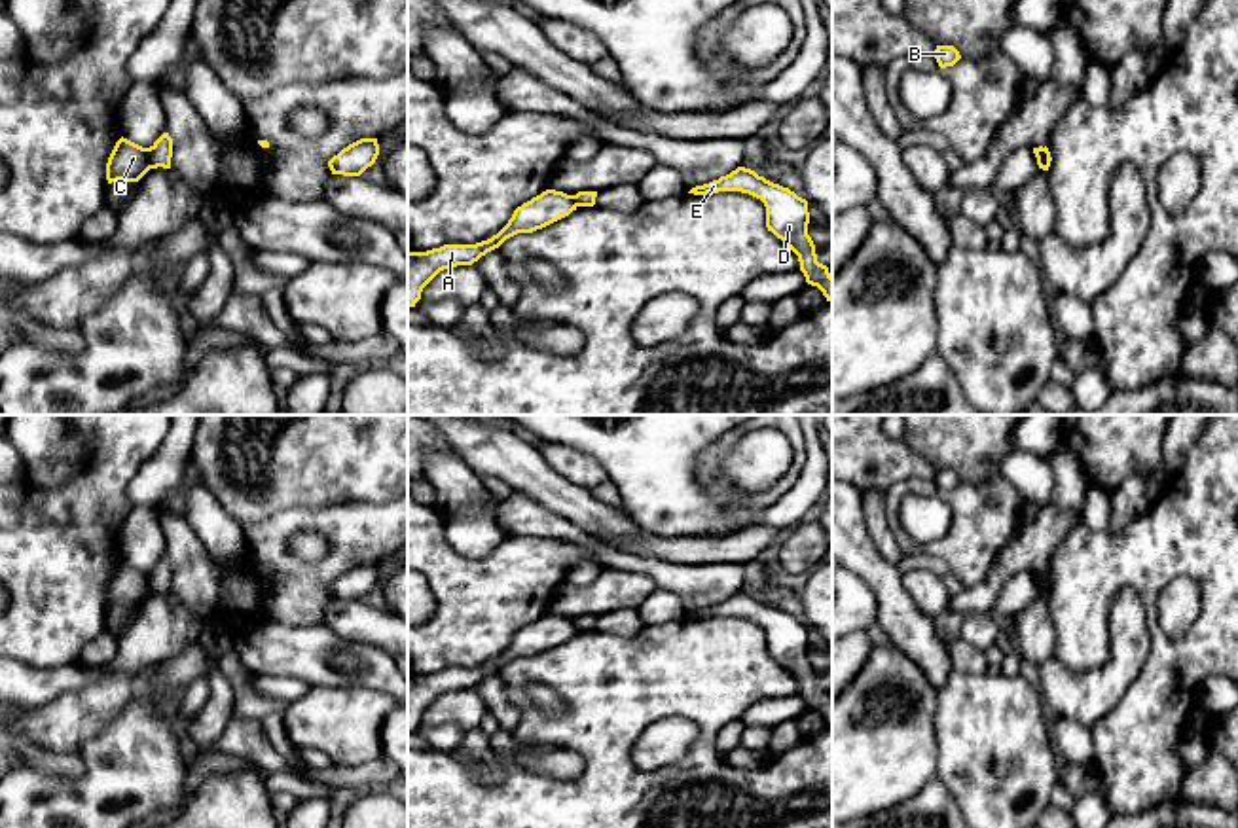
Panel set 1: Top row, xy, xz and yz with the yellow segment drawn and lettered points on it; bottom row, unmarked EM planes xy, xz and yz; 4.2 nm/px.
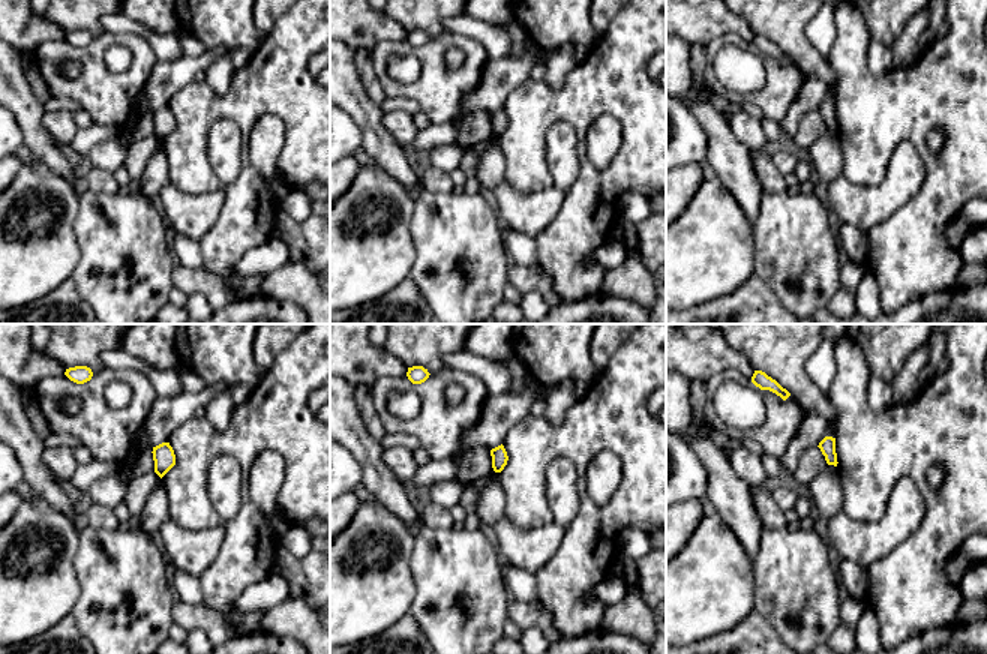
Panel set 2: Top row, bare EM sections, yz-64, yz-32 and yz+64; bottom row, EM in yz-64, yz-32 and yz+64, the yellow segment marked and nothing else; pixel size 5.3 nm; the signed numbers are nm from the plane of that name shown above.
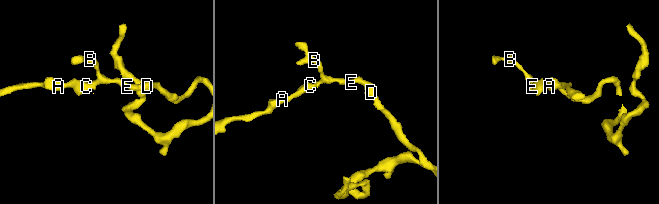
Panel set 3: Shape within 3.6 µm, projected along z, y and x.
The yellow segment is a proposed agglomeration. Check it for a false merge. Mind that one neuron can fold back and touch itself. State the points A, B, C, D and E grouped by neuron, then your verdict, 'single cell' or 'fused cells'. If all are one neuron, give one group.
A C / B D E | fused cells

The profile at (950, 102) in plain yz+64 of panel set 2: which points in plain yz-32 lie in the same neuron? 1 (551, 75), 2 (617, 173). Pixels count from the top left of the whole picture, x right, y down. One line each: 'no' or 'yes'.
1: no
2: yes

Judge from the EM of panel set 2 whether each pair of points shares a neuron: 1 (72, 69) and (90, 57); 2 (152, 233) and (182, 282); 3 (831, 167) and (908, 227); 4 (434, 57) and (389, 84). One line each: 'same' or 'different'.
1: different
2: different
3: different
4: same

